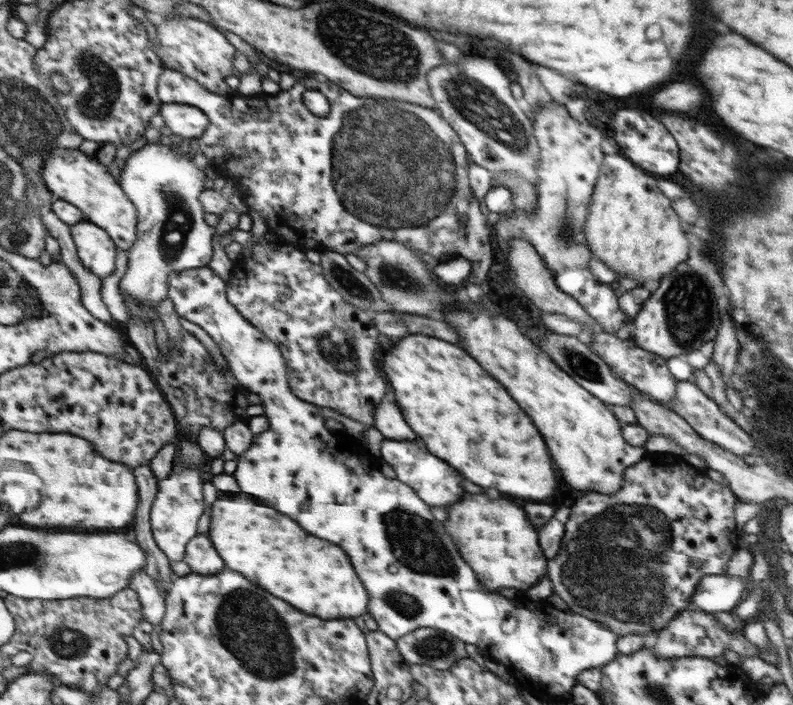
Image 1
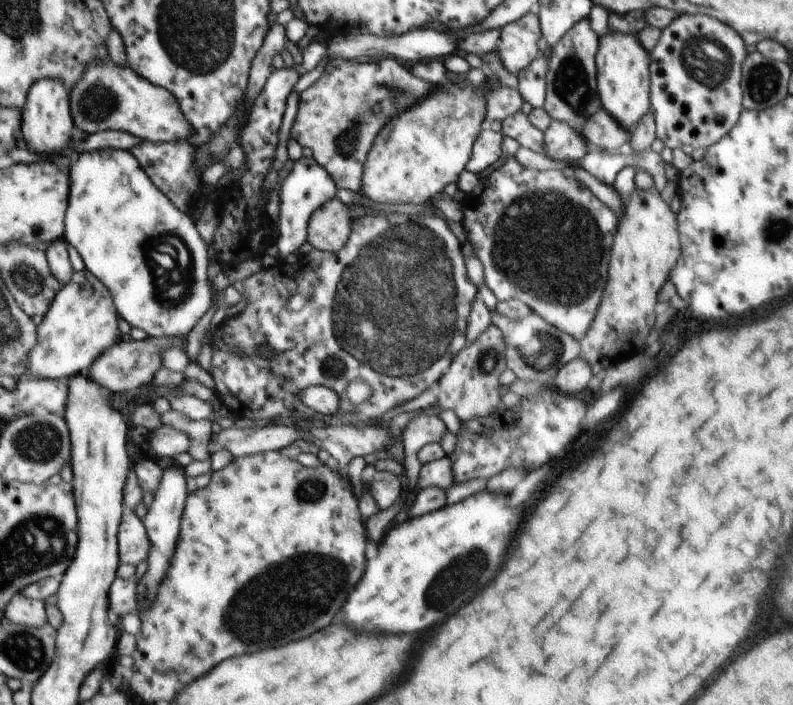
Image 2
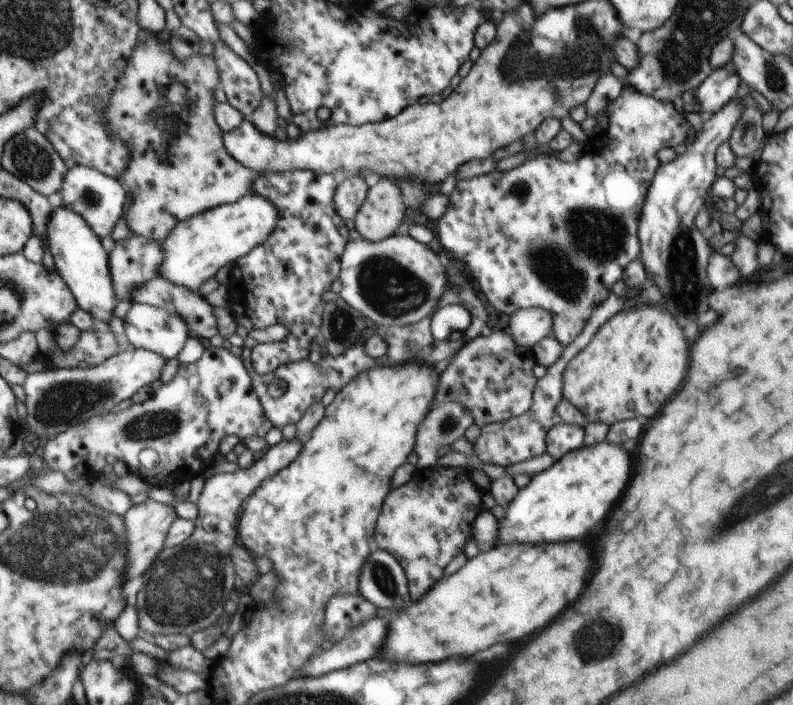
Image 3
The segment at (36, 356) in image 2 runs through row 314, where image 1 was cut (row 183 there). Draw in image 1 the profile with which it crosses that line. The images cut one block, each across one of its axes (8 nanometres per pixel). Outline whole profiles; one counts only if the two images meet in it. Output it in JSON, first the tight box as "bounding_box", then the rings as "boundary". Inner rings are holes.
{"bounding_box":[42,148,138,250],"boundary":[[[55,148],[54,154],[46,160],[42,177],[47,188],[59,198],[80,208],[85,220],[98,224],[106,230],[121,250],[129,250],[137,242],[138,209],[124,191],[122,184],[94,156],[79,149]]]}

